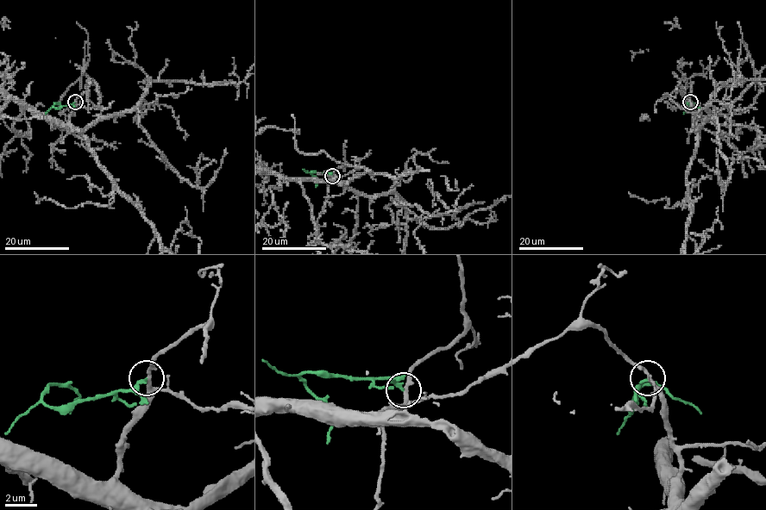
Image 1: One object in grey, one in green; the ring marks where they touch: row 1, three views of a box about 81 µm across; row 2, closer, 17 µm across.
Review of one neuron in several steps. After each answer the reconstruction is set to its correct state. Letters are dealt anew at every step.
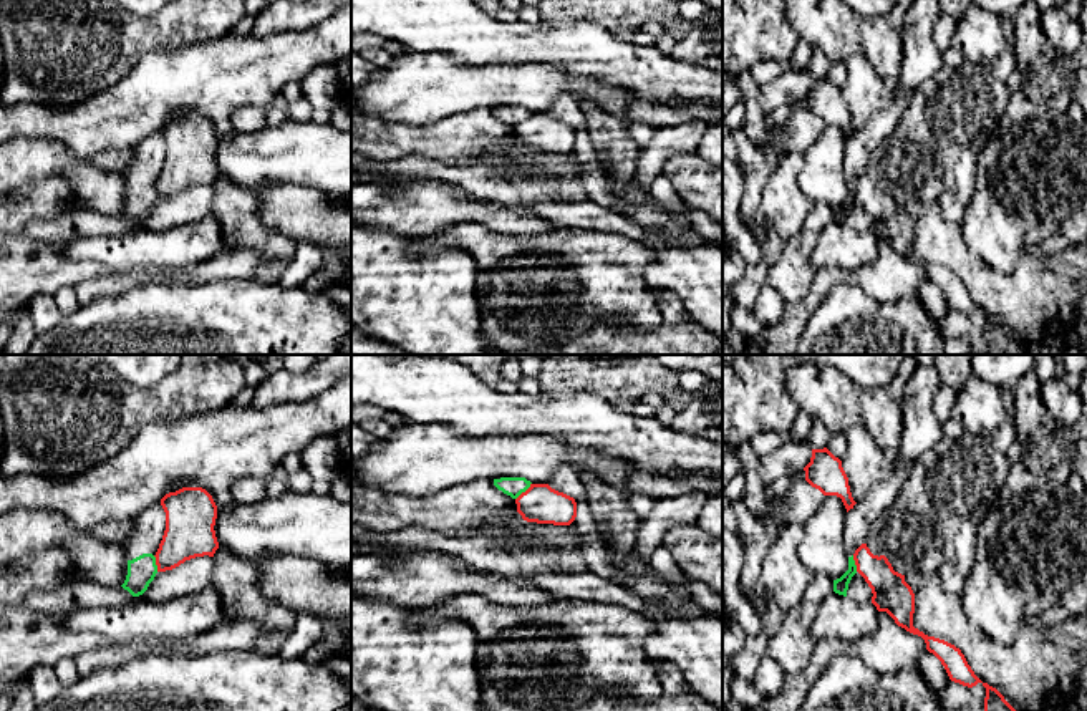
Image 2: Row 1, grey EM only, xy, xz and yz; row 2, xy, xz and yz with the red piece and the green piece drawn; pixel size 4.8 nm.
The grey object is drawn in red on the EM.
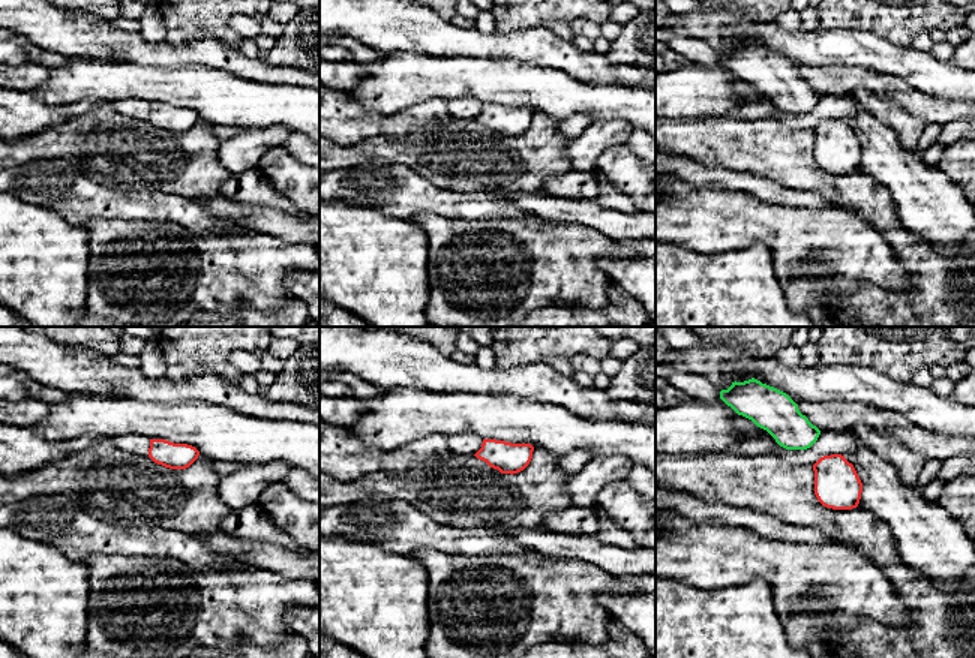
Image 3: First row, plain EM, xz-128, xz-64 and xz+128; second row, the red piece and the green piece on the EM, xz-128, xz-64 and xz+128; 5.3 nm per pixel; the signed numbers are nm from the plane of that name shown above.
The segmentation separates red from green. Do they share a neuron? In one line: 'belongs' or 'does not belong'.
does not belong

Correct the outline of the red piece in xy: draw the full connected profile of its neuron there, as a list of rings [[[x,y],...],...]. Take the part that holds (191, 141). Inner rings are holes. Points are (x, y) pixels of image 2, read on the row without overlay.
[[[182,116],[161,128],[166,159],[156,181],[157,201],[179,196],[196,186],[214,186],[217,134],[202,116]]]

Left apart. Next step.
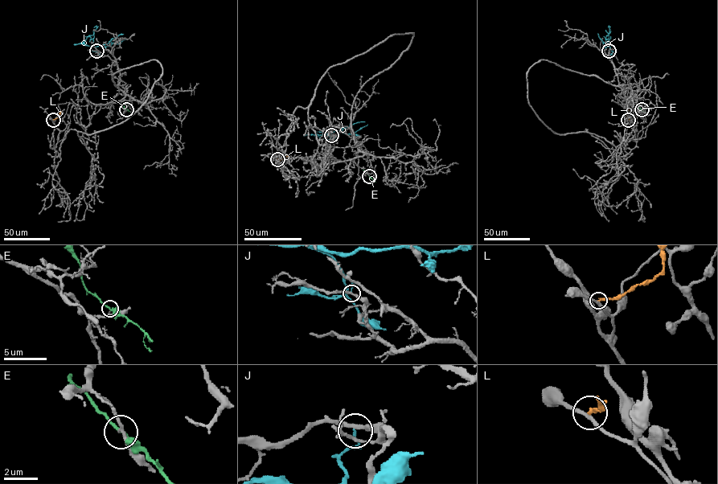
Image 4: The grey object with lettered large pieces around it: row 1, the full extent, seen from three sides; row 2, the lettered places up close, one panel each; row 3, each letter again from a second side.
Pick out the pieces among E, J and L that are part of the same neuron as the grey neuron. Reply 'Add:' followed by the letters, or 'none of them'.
Add: none of them

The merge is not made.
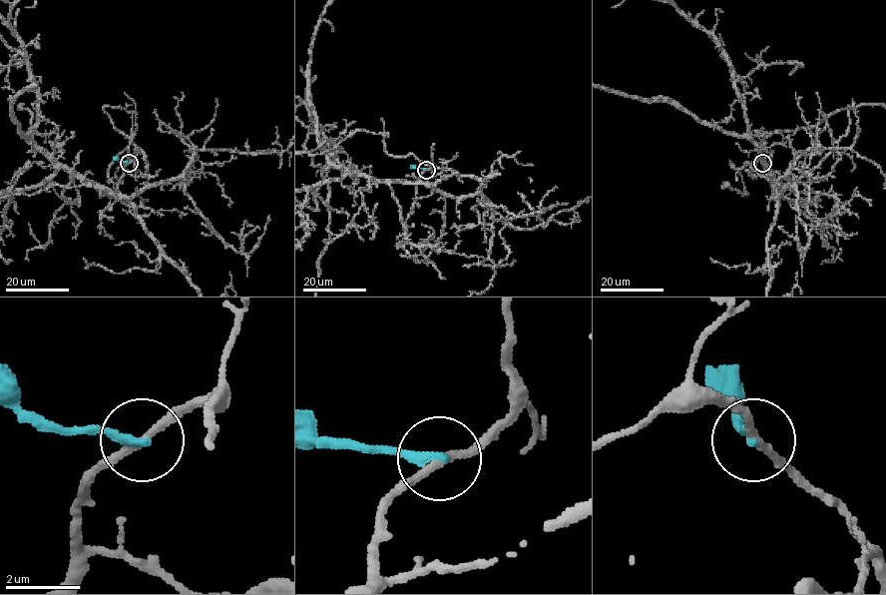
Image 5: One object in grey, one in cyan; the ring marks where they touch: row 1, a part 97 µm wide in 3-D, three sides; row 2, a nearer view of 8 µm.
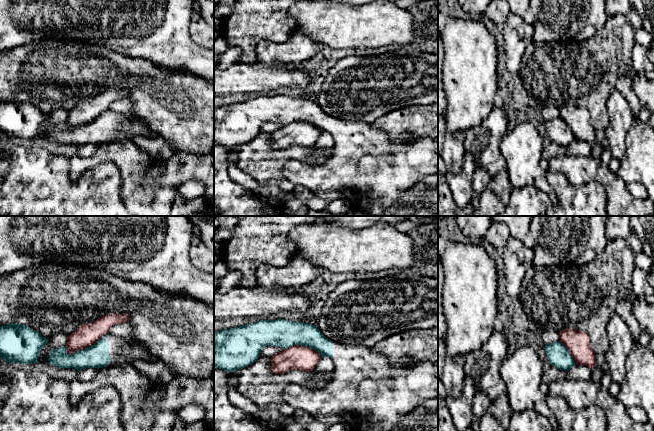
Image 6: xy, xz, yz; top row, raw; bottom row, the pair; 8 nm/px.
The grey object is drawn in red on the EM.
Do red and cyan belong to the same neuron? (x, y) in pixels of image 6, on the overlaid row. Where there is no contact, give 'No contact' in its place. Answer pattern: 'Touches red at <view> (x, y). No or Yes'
Touches red at xy (87, 346). No

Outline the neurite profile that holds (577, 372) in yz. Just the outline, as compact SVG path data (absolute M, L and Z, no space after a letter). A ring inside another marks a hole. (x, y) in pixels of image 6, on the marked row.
M575 365L568 370L567 379L569 380L591 380L592 370L584 365Z

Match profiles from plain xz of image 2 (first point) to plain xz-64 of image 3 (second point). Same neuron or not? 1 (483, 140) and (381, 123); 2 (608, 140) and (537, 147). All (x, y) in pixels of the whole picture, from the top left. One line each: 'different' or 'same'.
1: same
2: same

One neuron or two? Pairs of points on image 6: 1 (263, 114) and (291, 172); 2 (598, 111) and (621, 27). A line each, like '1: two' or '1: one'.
1: one
2: one

